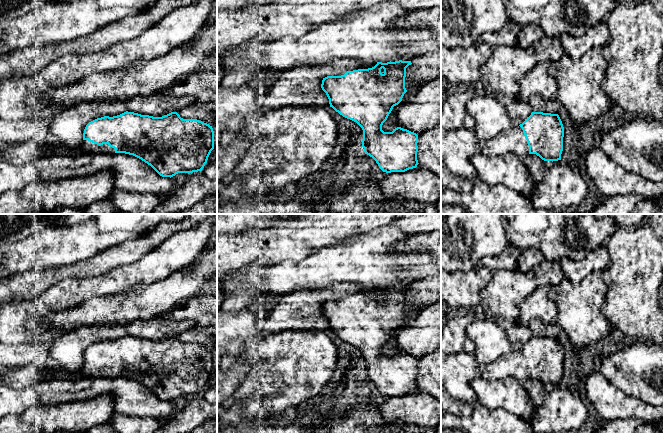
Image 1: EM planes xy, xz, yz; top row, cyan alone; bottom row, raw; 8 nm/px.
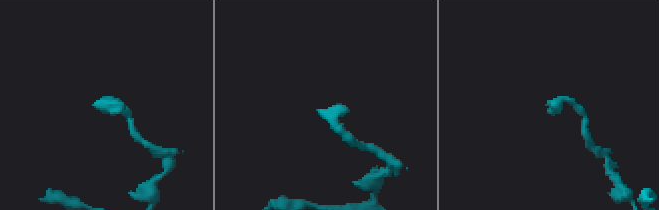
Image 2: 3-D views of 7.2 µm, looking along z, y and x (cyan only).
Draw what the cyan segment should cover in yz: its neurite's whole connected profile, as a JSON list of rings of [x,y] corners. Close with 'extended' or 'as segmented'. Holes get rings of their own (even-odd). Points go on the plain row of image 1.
[[[532,336],[520,349],[514,349],[486,366],[478,366],[478,375],[488,381],[504,379],[513,376],[518,380],[536,378],[544,385],[561,384],[563,375],[564,351],[558,338]]]; extended

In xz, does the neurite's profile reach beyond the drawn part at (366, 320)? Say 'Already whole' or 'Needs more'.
Already whole

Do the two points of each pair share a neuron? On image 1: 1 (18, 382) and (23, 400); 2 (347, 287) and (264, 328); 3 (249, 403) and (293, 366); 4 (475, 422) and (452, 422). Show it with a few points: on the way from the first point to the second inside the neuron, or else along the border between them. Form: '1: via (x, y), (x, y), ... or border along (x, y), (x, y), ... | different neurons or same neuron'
1: border along (41, 378), (30, 385), (10, 387) | different neurons
2: via (326, 293), (306, 303), (298, 311), (285, 315) | same neuron
3: via (260, 396), (282, 375) | same neuron
4: via (469, 422), (458, 422) | same neuron

